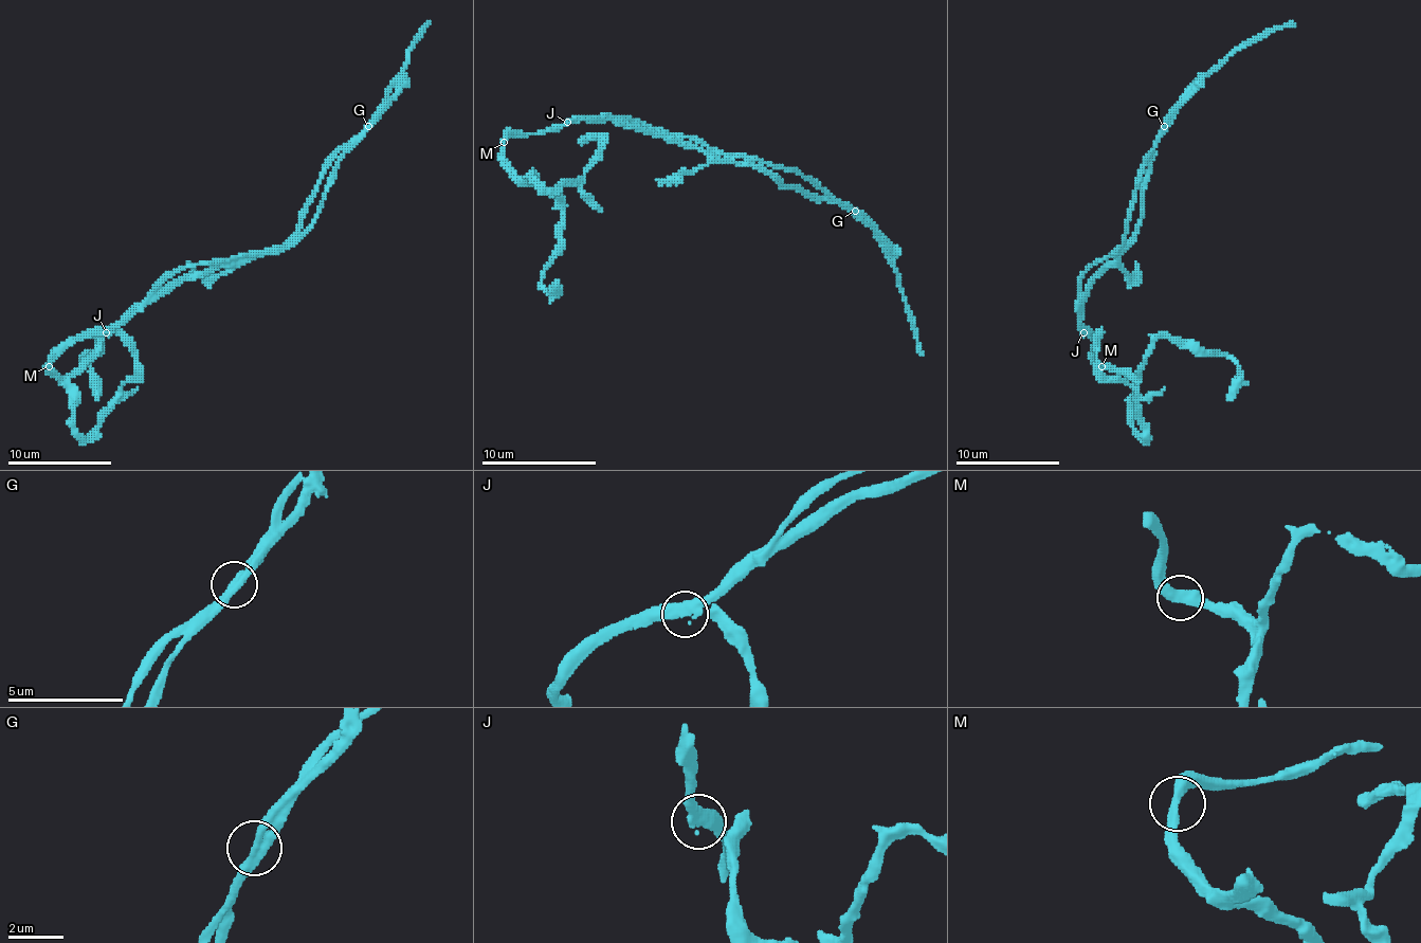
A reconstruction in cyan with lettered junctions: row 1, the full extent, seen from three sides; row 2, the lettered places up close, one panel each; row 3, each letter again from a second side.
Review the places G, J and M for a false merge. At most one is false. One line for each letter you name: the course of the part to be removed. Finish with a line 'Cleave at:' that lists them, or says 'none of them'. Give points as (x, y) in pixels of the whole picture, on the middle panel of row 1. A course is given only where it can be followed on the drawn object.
G: course (854, 211), (802, 174), (745, 157), (725, 157), (688, 137), (653, 131), (633, 120), (604, 113)
Cleave at: G

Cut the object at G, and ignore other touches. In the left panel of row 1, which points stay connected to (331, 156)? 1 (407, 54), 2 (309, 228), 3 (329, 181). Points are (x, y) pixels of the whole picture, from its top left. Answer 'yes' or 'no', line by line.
1: yes
2: no
3: no

